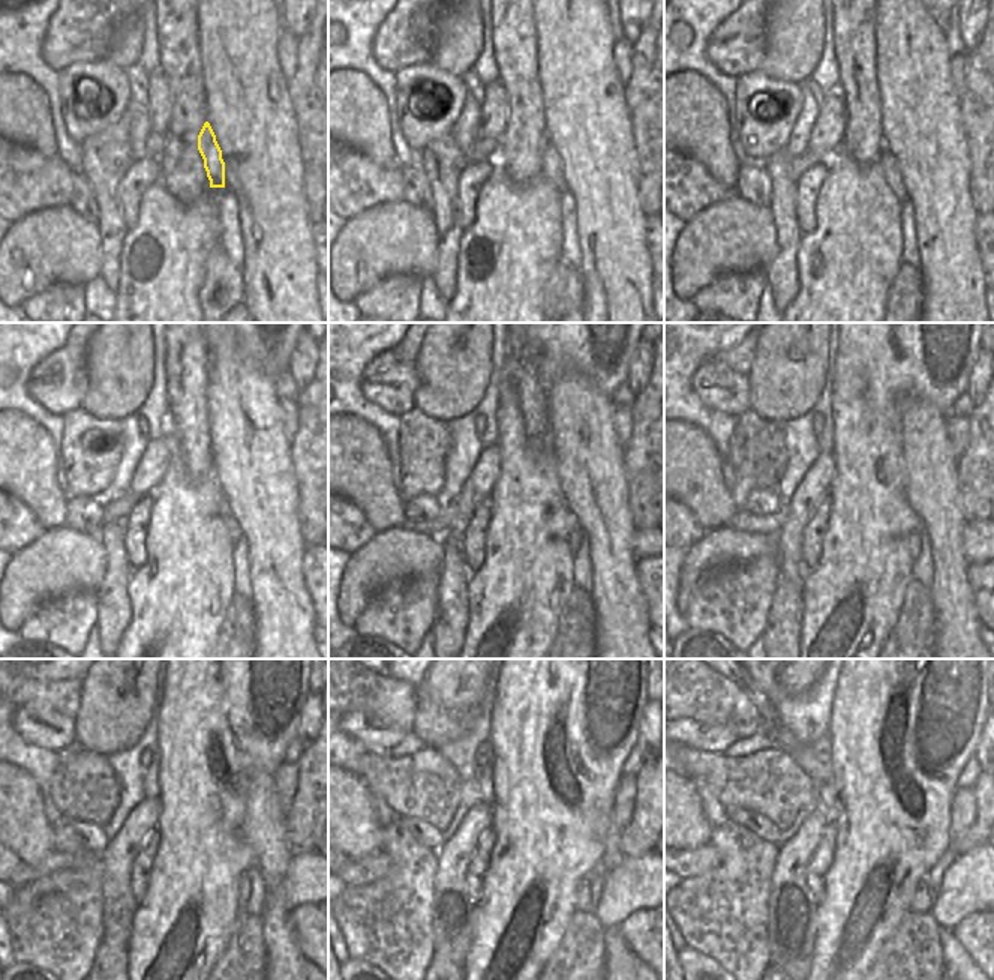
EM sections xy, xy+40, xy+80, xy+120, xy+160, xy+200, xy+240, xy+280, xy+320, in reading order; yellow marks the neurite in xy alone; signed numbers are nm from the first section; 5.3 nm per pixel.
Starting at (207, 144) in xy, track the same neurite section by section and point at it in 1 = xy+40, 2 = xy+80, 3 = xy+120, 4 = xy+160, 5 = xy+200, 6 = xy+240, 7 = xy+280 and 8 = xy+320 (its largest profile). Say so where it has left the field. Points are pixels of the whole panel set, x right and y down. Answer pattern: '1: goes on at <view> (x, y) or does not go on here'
1: goes on at xy+40 (550, 170)
2: goes on at xy+80 (889, 167)
3: goes on at xy+120 (236, 535)
4: goes on at xy+160 (574, 539)
5: goes on at xy+200 (913, 541)
6: goes on at xy+240 (243, 883)
7: goes on at xy+280 (583, 886)
8: goes on at xy+320 (921, 904)

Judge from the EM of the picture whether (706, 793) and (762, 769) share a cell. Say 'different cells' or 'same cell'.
different cells

